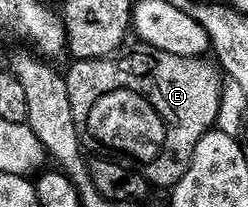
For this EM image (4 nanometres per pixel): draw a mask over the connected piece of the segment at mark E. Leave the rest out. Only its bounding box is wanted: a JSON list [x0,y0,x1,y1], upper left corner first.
[64,49,224,189]

